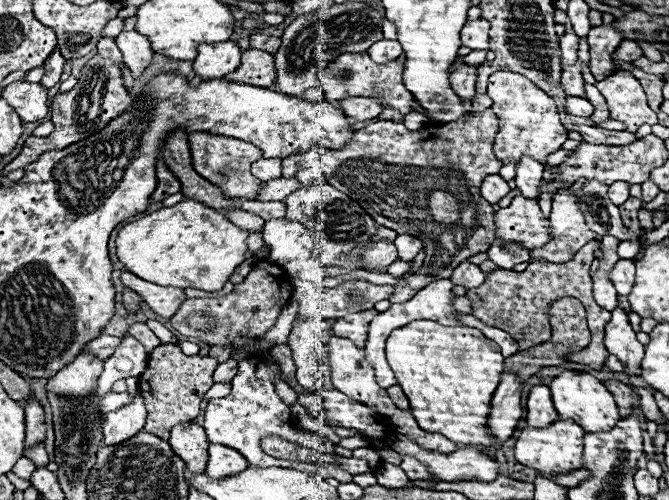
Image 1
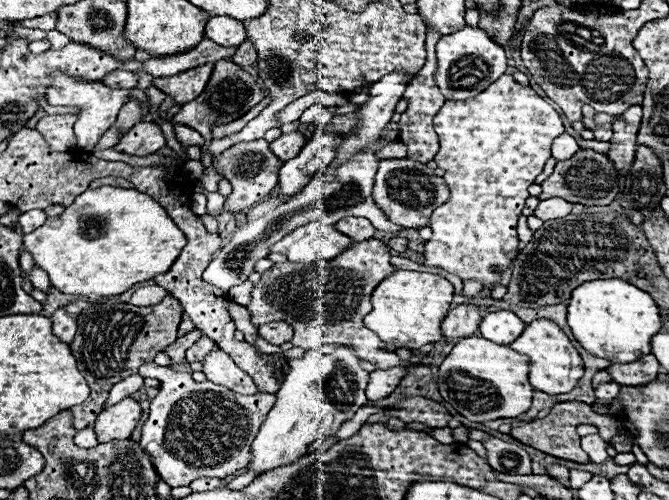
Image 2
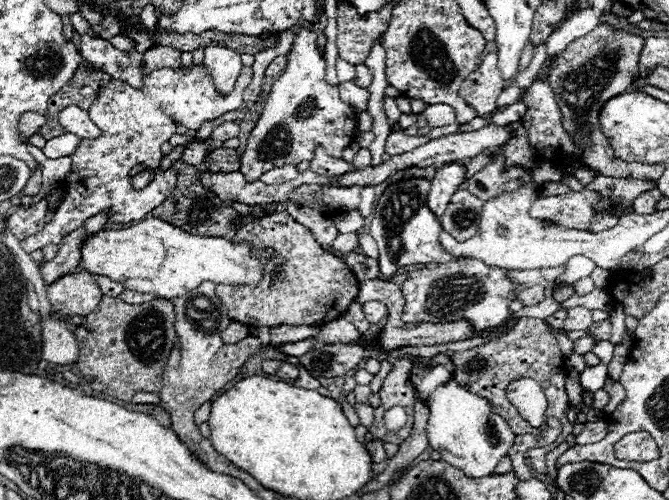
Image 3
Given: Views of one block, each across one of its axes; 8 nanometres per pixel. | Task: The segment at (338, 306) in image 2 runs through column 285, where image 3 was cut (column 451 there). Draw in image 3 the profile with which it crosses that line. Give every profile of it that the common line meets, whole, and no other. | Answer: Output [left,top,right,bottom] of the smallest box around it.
[400,258,524,330]

